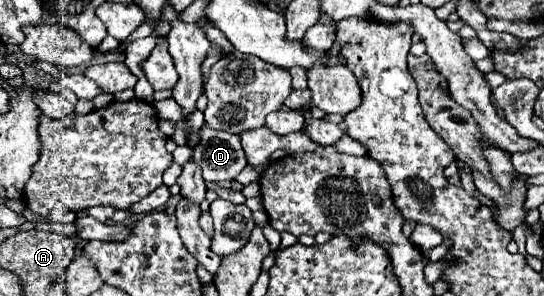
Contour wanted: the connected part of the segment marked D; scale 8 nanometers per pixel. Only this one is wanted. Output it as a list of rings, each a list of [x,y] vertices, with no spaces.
[[[211,127],[201,129],[199,143],[193,147],[193,161],[203,169],[203,179],[213,183],[233,181],[247,165],[239,137]]]

